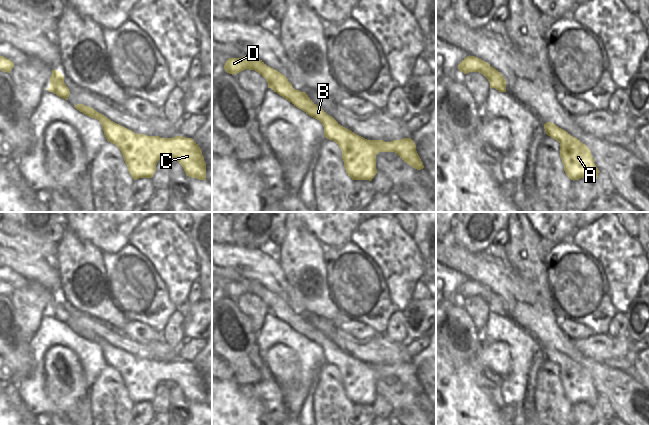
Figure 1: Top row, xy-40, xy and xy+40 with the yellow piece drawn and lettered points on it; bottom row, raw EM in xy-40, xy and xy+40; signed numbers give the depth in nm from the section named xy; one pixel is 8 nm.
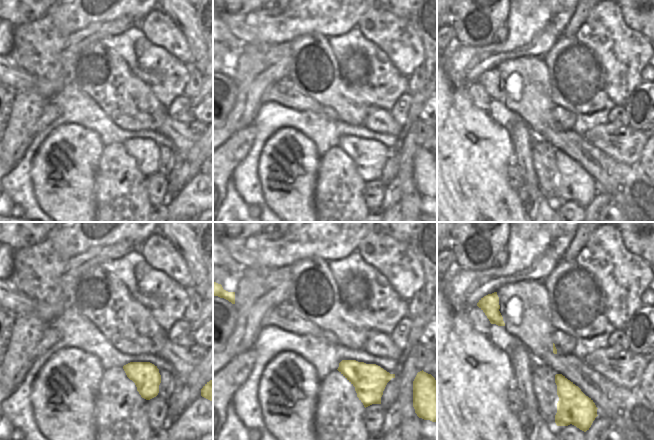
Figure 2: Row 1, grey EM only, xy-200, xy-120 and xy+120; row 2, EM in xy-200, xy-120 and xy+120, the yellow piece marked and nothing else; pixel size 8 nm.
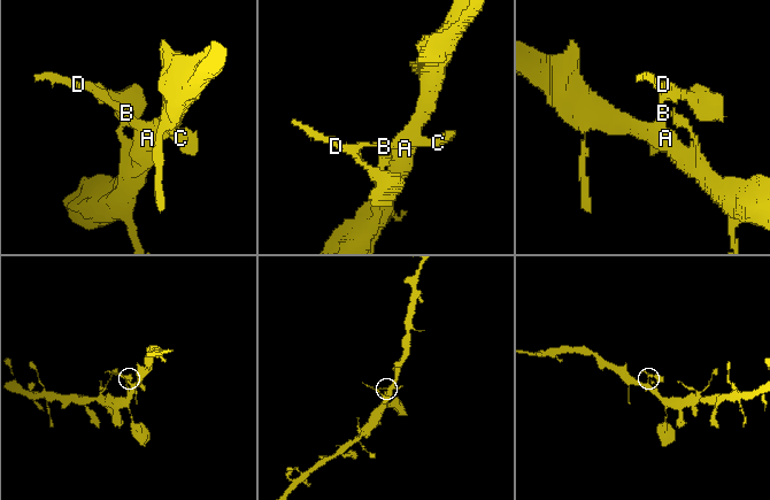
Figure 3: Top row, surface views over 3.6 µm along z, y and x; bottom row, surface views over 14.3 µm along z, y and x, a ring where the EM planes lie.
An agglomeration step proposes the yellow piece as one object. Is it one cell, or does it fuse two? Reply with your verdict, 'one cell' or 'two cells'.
one cell

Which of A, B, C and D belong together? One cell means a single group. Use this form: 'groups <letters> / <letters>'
groups A B C D

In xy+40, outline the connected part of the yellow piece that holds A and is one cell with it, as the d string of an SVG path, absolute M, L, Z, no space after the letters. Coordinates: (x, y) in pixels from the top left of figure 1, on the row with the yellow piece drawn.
M551 122L544 124L546 134L560 143L560 157L564 171L571 180L581 178L595 182L600 172L590 149L577 138Z

